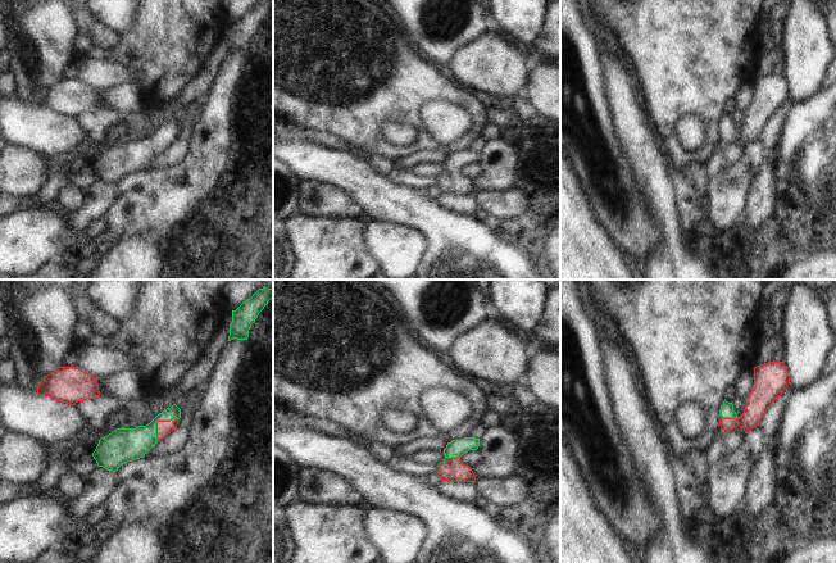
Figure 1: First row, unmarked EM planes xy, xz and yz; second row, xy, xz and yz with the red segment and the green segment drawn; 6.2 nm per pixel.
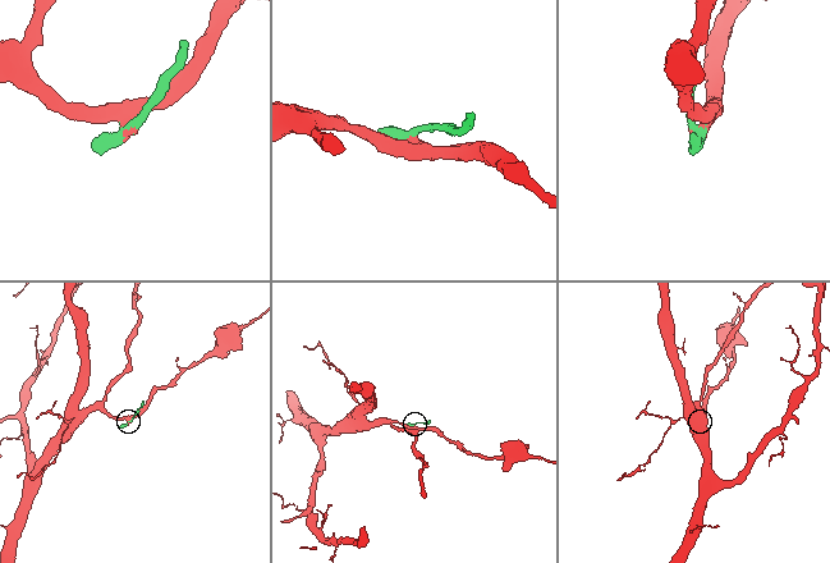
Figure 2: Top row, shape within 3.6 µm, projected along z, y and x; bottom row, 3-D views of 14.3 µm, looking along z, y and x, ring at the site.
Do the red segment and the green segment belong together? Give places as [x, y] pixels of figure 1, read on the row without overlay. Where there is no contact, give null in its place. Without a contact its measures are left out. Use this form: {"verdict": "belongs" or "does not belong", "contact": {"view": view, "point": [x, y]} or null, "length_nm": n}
{"verdict": "belongs", "contact": {"view": "xy", "point": [158, 134]}, "length_nm": 200}

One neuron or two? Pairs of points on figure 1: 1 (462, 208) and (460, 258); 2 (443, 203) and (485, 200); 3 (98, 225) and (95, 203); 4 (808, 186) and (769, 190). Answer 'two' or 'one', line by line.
1: two
2: two
3: two
4: two

